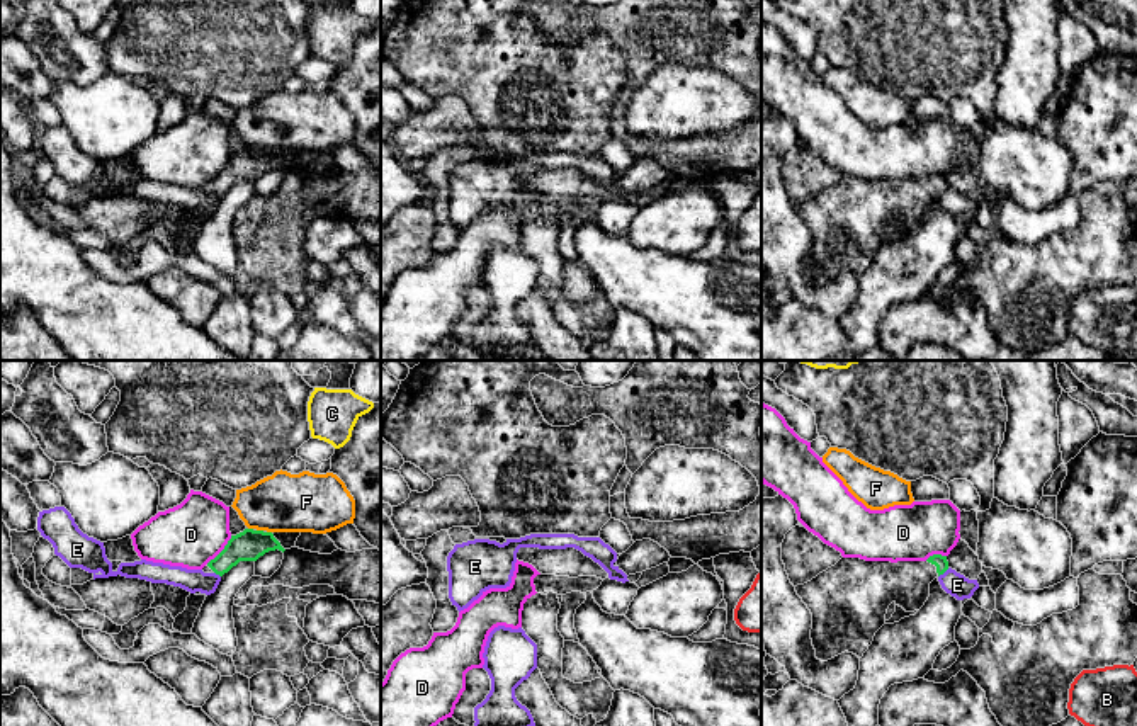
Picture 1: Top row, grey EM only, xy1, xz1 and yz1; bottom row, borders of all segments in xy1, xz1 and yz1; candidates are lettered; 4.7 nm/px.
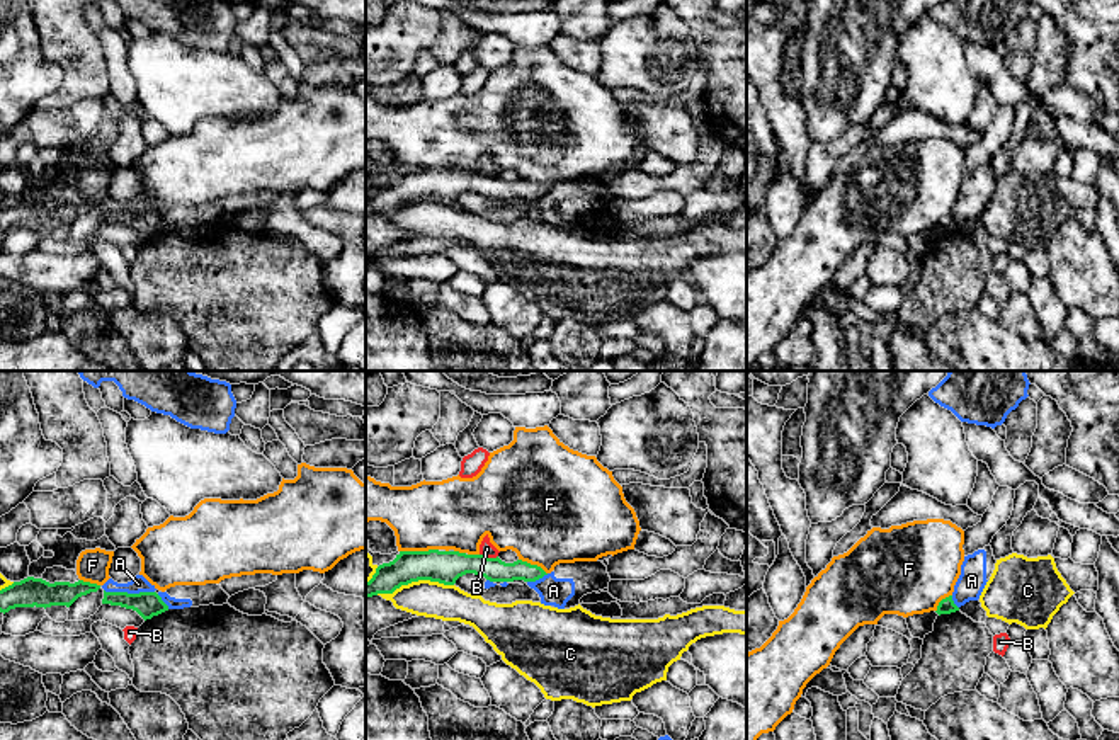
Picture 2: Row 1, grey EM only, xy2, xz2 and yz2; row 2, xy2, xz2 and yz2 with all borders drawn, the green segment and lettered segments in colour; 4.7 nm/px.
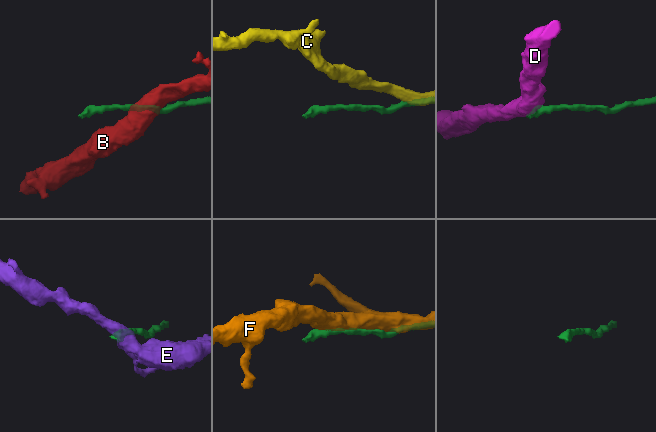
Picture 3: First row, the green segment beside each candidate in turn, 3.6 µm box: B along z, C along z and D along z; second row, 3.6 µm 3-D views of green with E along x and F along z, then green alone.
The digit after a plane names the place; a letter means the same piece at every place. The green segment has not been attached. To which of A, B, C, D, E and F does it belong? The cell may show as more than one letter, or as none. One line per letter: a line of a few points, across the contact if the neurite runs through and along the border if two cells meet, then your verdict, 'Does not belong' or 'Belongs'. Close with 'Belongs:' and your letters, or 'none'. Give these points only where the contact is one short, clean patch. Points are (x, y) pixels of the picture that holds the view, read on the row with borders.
A: Line: xy2 (104, 589), (153, 592). Does not belong
B: Does not belong
C: Does not belong
D: Line: xy1 (231, 536), (206, 563). Does not belong
E: Line: yz1 (949, 568), (939, 577). Does not belong
F: Does not belong
Belongs: none

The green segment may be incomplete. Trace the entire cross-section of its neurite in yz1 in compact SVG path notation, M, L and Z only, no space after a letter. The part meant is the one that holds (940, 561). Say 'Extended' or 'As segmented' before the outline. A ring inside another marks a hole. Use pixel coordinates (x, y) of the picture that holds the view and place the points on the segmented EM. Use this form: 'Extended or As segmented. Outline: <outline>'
Extended. Outline: M933 554L926 561L865 561L841 558L795 592L812 614L811 639L816 658L828 661L845 651L858 658L868 649L875 632L885 624L894 602L906 612L919 610L930 597L930 583L948 570L947 556Z

